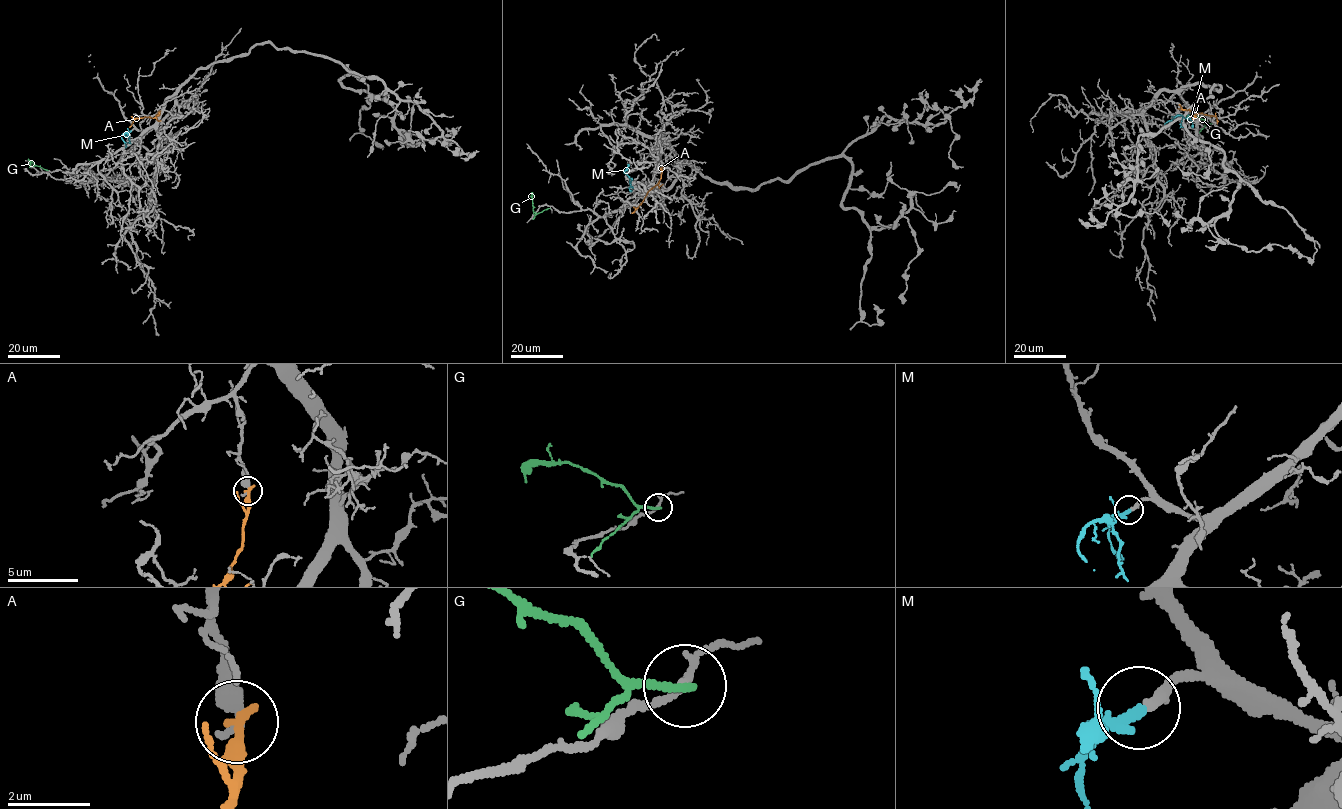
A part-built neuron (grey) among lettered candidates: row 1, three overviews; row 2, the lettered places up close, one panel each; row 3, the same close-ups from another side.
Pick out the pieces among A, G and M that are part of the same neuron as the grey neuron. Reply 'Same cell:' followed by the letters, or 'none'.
Same cell: M

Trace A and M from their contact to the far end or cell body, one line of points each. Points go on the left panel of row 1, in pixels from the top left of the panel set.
A: (159, 111), (153, 118), (137, 117), (129, 127)
M: (131, 131), (123, 134), (125, 147)

